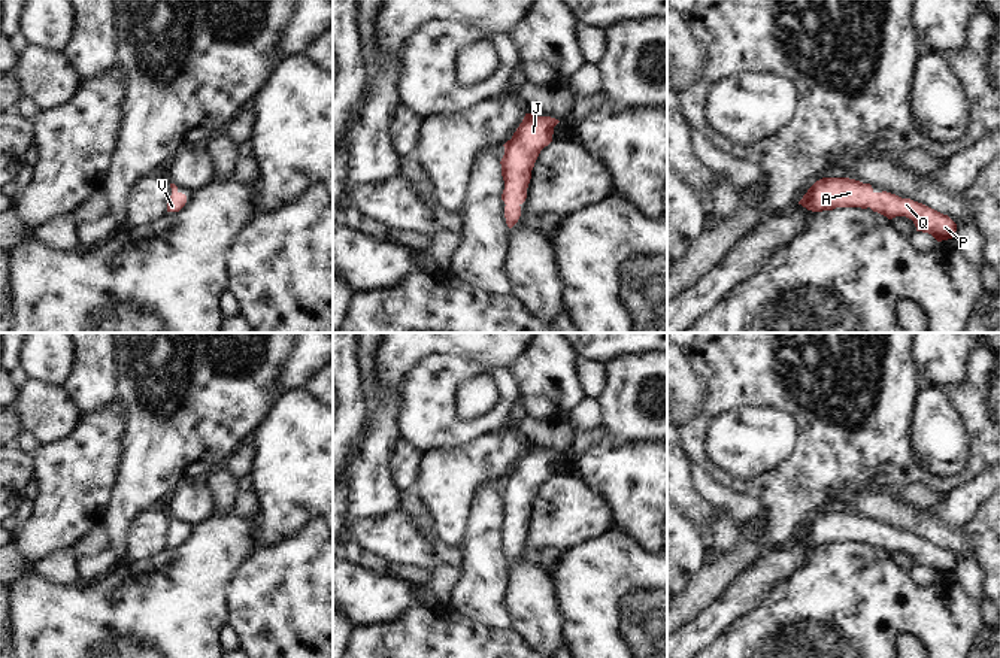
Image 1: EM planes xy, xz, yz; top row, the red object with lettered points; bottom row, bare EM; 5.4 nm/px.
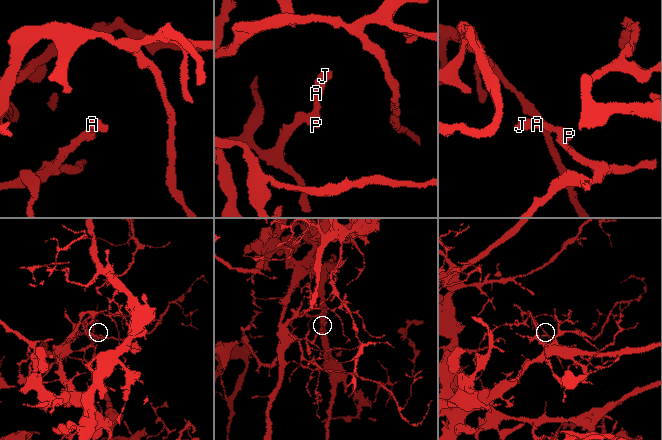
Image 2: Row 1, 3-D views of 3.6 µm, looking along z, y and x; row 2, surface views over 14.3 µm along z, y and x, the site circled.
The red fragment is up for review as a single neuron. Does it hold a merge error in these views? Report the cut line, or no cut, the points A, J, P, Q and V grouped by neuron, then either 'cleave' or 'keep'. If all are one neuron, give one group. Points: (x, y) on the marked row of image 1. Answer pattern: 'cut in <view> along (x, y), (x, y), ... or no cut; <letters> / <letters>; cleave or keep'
no cut; A J P Q V; keep

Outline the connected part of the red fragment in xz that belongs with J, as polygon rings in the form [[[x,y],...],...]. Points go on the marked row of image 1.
[[[525,113],[522,122],[504,146],[504,155],[500,161],[504,189],[504,218],[512,228],[521,216],[521,204],[527,198],[527,188],[531,179],[531,170],[540,151],[552,142],[554,127],[560,121],[551,116],[536,116]]]

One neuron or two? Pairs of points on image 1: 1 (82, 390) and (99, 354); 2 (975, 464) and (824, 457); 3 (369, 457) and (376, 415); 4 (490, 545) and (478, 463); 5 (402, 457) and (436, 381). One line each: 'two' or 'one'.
1: one
2: one
3: one
4: two
5: two

